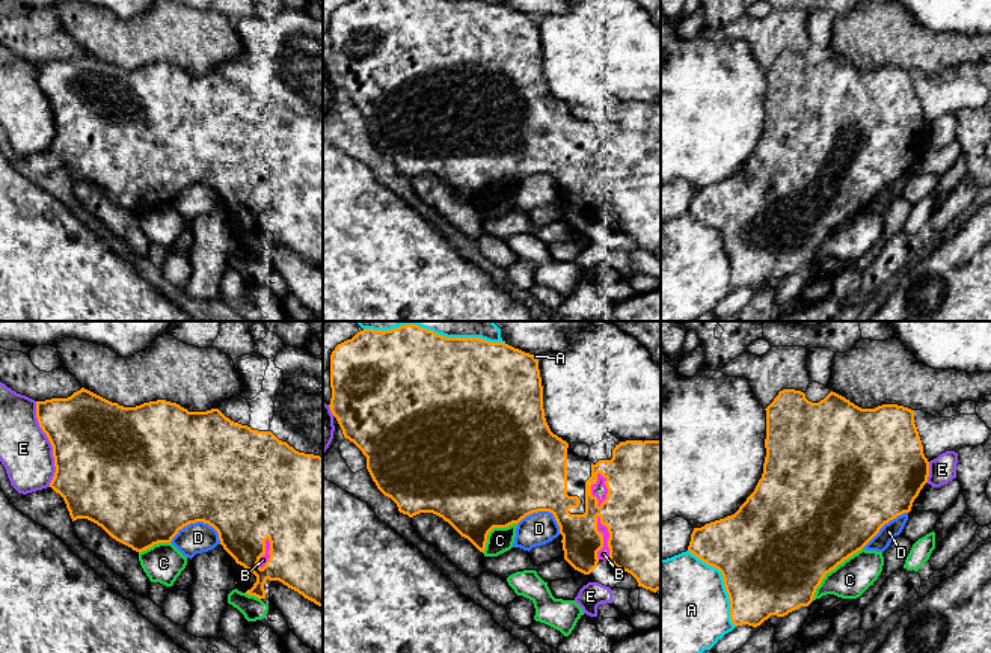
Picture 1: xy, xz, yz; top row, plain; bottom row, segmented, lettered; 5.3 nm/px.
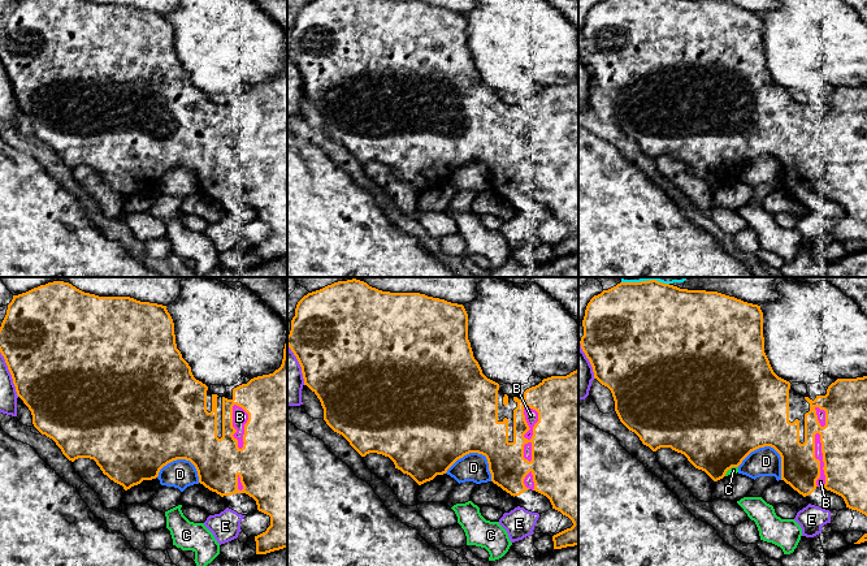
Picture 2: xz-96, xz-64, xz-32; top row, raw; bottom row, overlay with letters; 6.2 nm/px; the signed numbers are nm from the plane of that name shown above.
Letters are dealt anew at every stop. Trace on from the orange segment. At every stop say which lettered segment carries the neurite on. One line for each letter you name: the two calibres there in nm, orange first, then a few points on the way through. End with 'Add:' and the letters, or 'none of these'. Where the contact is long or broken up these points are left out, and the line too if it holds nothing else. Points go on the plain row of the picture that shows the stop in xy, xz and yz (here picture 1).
B: 500/60 nm
Add: B

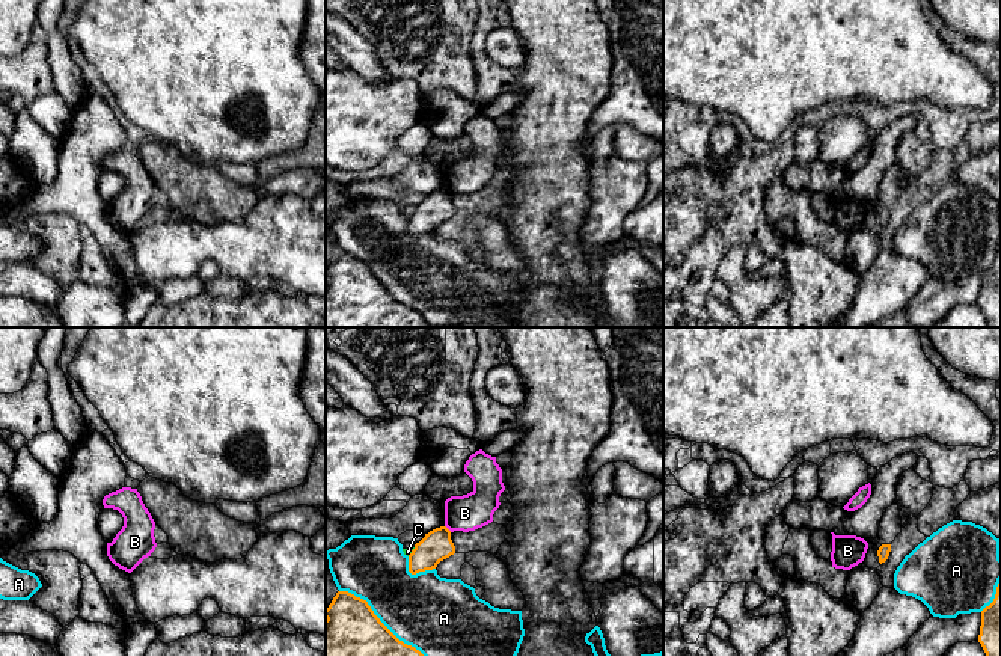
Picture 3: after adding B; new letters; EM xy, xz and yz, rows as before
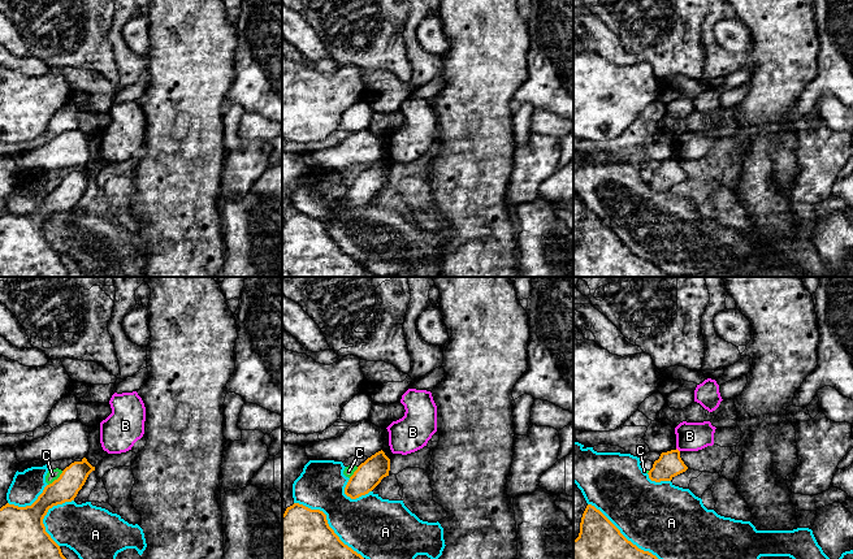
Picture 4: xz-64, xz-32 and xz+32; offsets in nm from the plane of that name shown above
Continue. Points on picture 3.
Add: none of these

